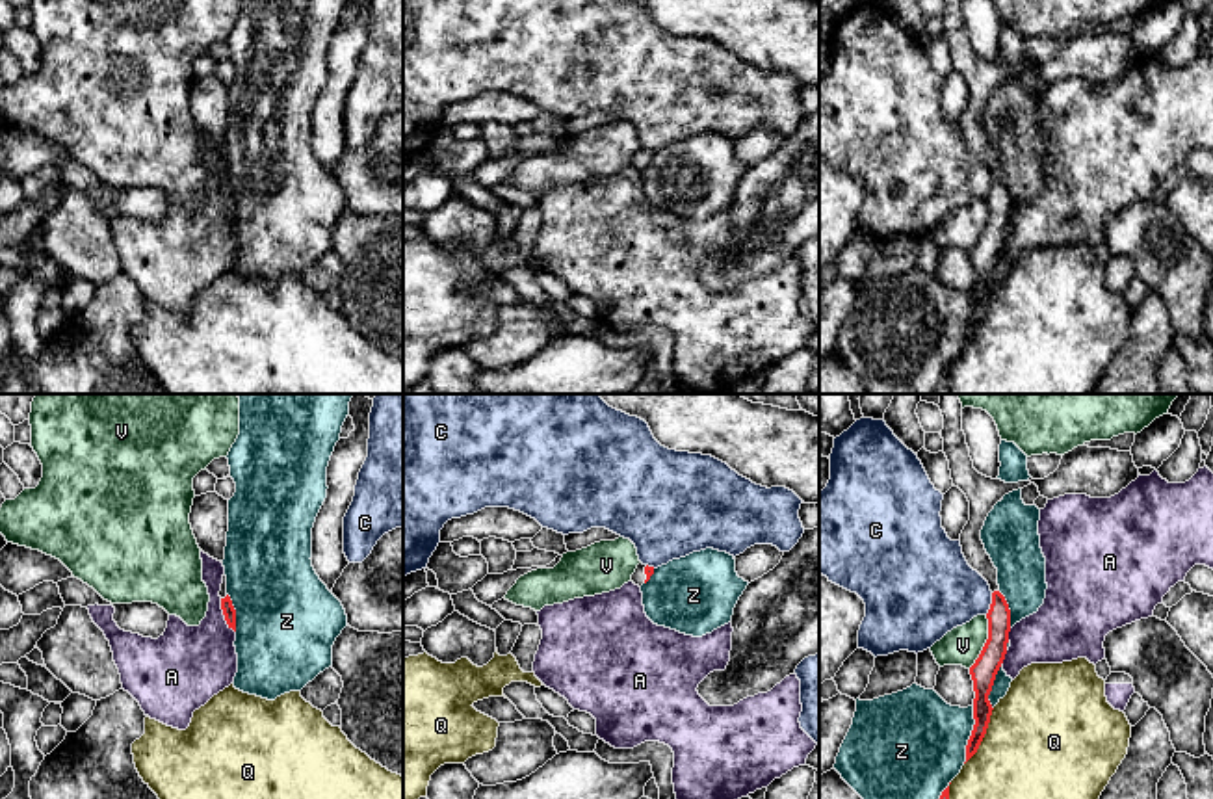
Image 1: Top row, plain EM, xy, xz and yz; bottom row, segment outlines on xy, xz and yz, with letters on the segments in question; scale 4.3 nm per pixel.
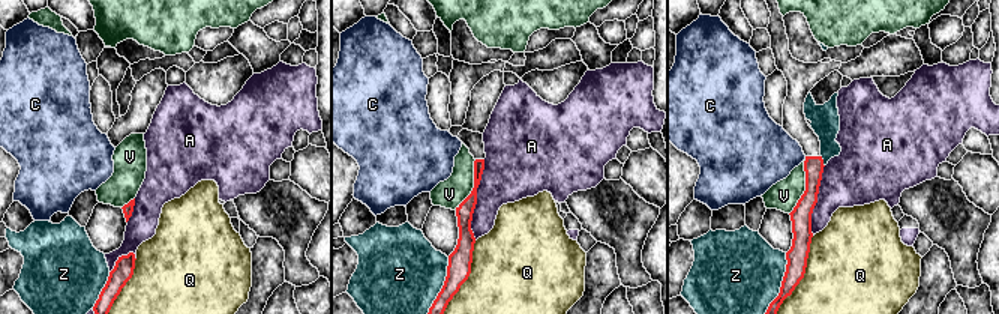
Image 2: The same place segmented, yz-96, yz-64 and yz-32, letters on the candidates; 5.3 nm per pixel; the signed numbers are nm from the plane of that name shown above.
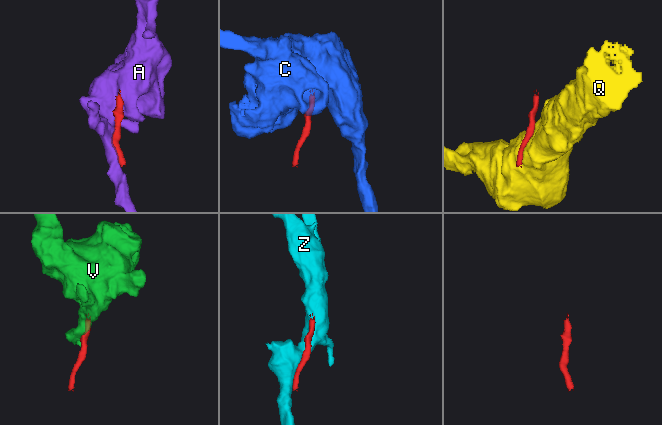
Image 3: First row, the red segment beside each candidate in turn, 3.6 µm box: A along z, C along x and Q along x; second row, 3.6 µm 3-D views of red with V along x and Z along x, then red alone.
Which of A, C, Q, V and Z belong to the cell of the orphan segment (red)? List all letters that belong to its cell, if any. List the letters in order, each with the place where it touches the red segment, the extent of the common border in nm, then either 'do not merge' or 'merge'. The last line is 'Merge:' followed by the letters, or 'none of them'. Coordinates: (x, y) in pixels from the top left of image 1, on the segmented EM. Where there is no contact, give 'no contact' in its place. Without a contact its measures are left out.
A: xy (223, 614) | 170 nm | do not merge
C: yz (991, 604) | 100 nm | do not merge
Q: yz (983, 736) | 280 nm | do not merge
V: yz (987, 641) | 240 nm | do not merge
Z: yz (972, 734) | 260 nm | do not merge
Merge: none of them

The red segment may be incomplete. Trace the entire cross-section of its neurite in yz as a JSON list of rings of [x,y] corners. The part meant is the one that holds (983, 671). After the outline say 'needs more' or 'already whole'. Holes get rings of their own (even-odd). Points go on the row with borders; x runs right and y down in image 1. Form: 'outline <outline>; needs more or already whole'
outline [[[938,394],[940,411],[944,416],[944,453],[949,461],[953,485],[959,487],[970,502],[970,520],[960,533],[960,546],[968,565],[977,570],[990,585],[992,604],[986,613],[988,639],[970,667],[973,680],[973,730],[966,745],[966,762],[977,753],[992,715],[992,704],[988,695],[992,691],[996,675],[1005,660],[1009,632],[1011,632],[1011,609],[1005,596],[999,593],[998,569],[981,541],[981,530],[994,505],[1009,492],[1031,485],[1031,481],[1005,483],[979,474],[973,468],[966,435],[962,431],[962,403],[959,394]]]; needs more

